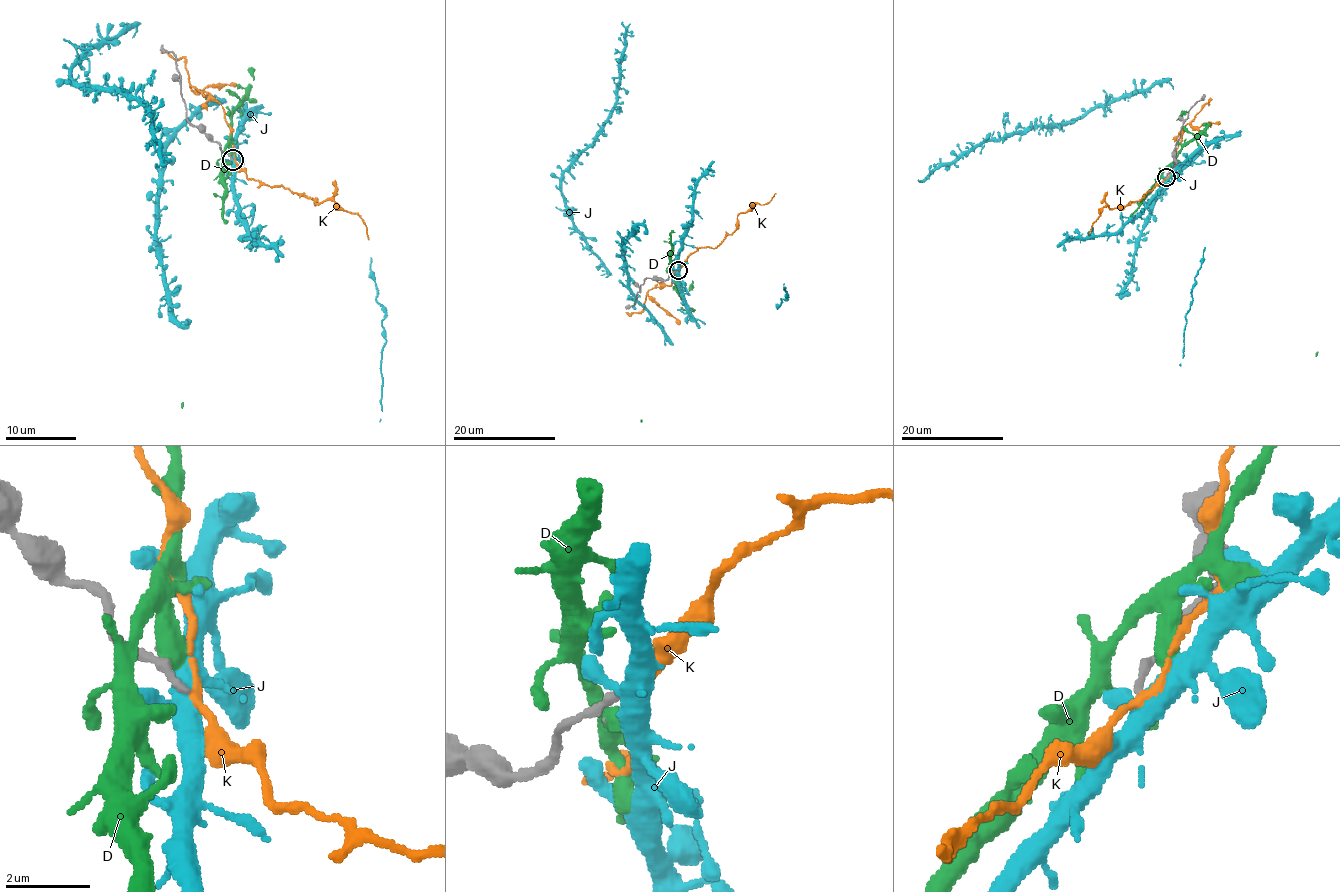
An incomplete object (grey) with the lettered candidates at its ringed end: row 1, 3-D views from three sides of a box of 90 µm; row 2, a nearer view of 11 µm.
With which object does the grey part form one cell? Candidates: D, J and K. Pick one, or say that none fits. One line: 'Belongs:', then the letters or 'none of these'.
Belongs: none of these

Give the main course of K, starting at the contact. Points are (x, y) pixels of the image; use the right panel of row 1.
K: (1166, 176), (1152, 190), (1125, 207), (1105, 206), (1089, 234)

